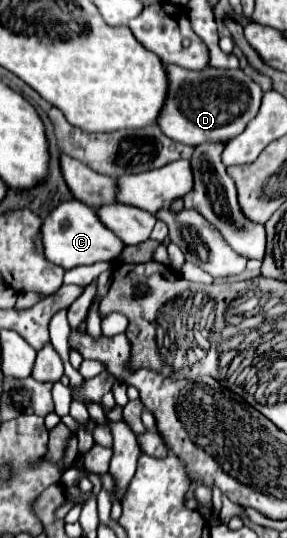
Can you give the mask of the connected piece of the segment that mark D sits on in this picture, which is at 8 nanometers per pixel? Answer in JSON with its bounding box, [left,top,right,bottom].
[156,66,262,146]

